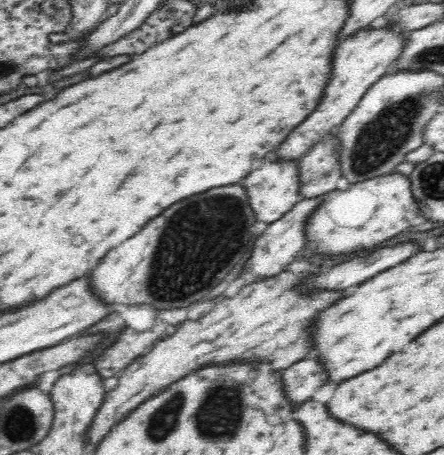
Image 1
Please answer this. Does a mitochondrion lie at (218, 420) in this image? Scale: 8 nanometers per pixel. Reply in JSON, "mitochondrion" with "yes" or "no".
{"mitochondrion":"yes"}

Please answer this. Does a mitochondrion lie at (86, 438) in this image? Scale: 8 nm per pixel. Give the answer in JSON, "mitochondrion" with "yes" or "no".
{"mitochondrion":"no"}

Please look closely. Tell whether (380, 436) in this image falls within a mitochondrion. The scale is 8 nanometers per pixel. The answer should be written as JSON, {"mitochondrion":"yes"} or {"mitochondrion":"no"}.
{"mitochondrion":"no"}

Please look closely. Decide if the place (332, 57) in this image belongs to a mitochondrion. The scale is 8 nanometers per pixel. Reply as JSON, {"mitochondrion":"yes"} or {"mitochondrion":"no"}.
{"mitochondrion":"no"}

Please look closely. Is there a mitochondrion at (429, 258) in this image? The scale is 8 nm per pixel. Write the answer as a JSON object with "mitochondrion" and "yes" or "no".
{"mitochondrion":"no"}

